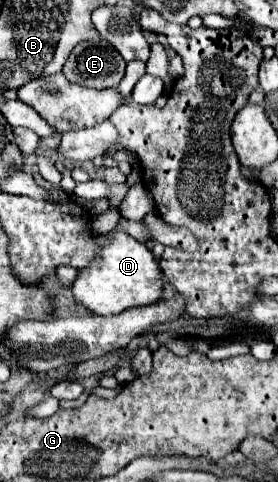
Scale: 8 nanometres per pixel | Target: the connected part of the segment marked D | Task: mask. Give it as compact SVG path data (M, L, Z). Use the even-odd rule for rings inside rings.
M115 228L109 234L97 236L97 258L79 272L73 282L73 296L75 302L93 314L119 314L127 308L155 304L163 296L163 274L145 244Z

